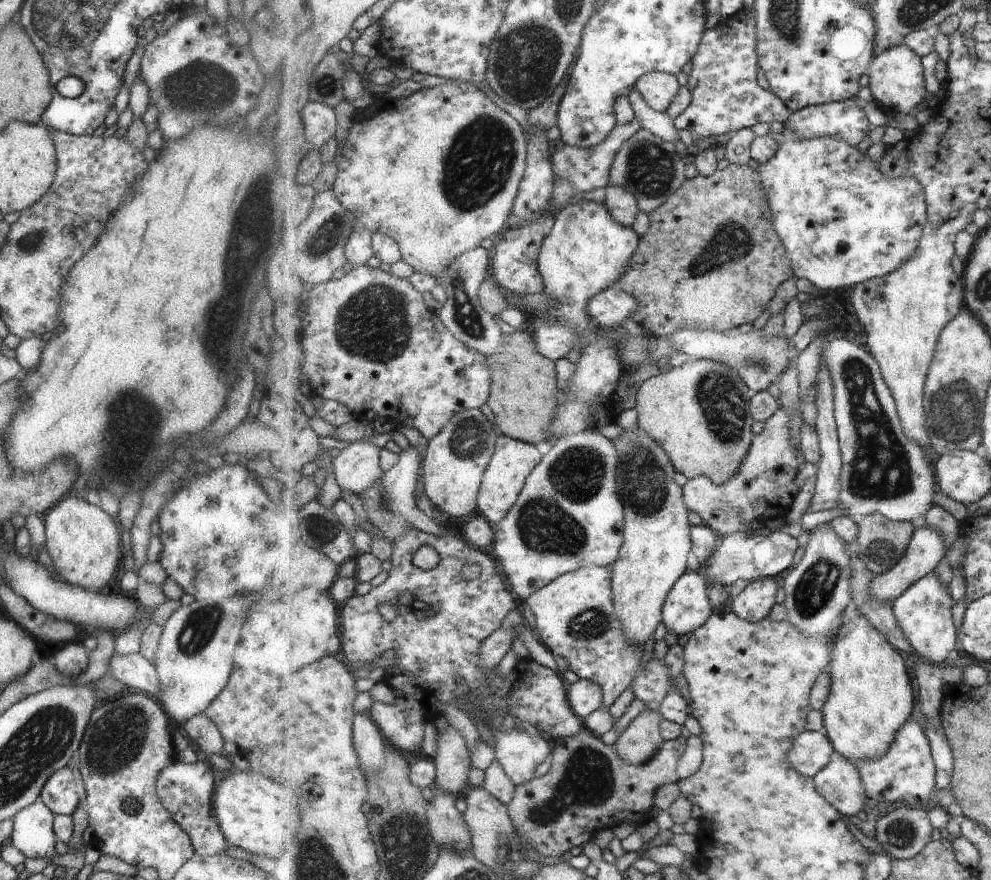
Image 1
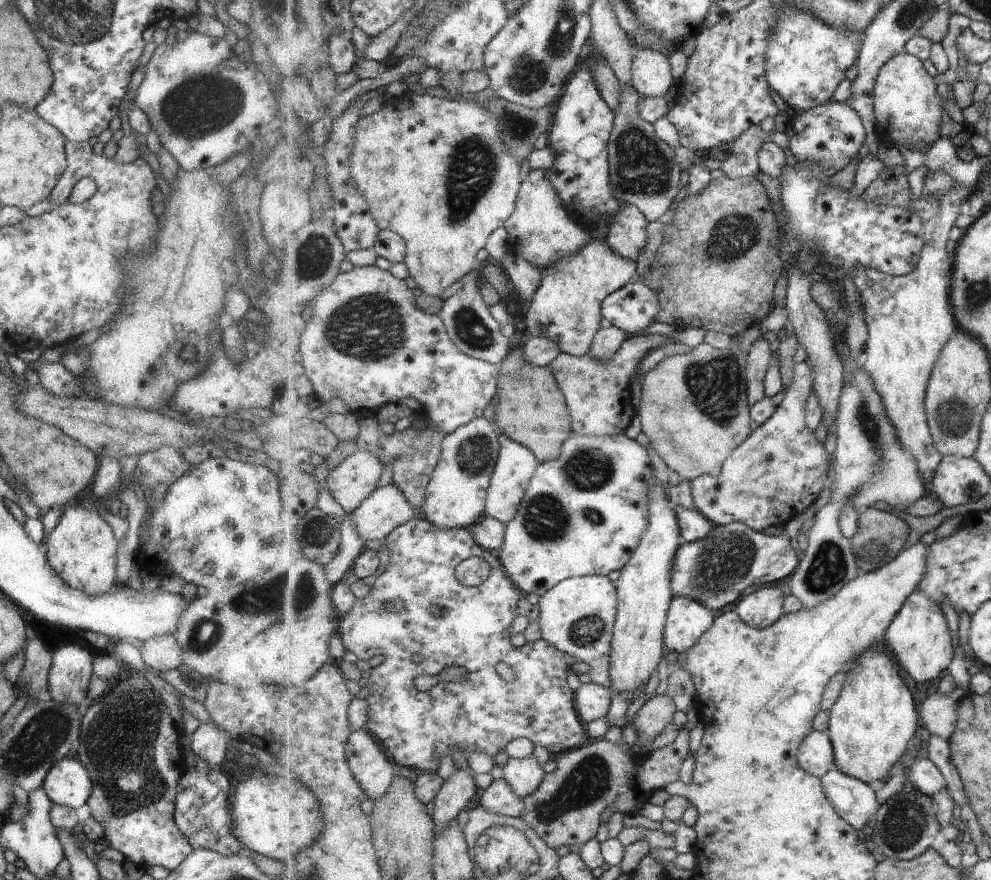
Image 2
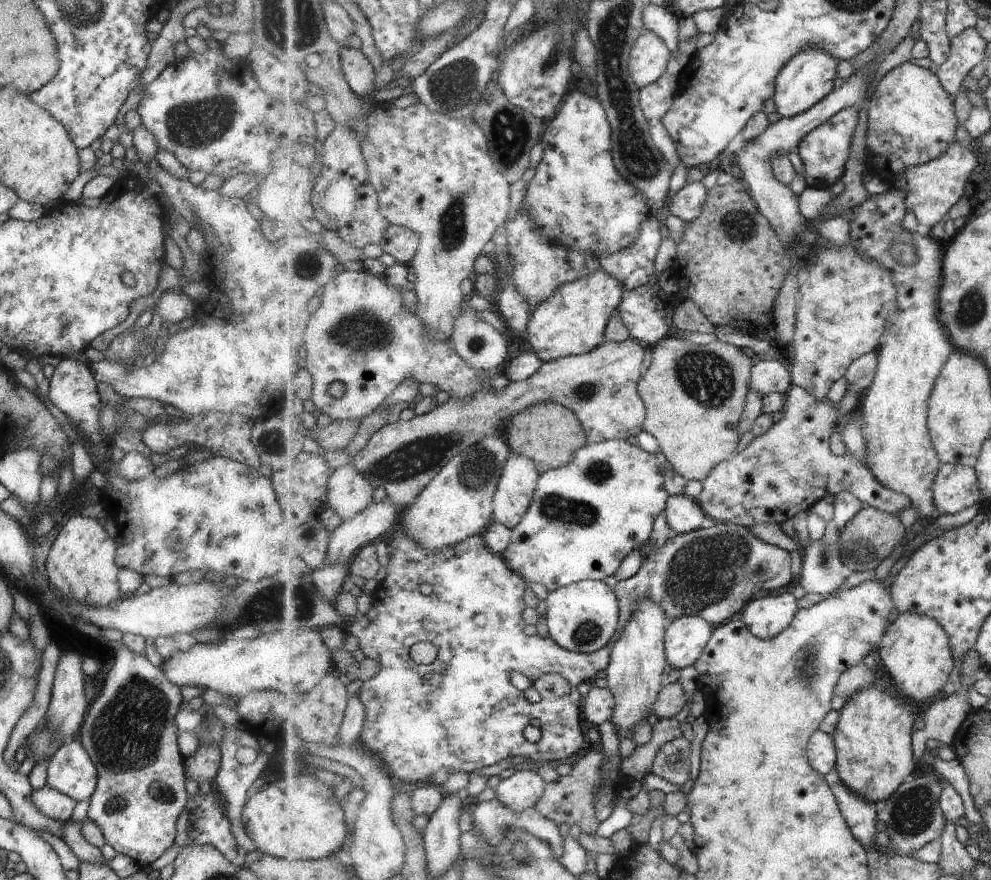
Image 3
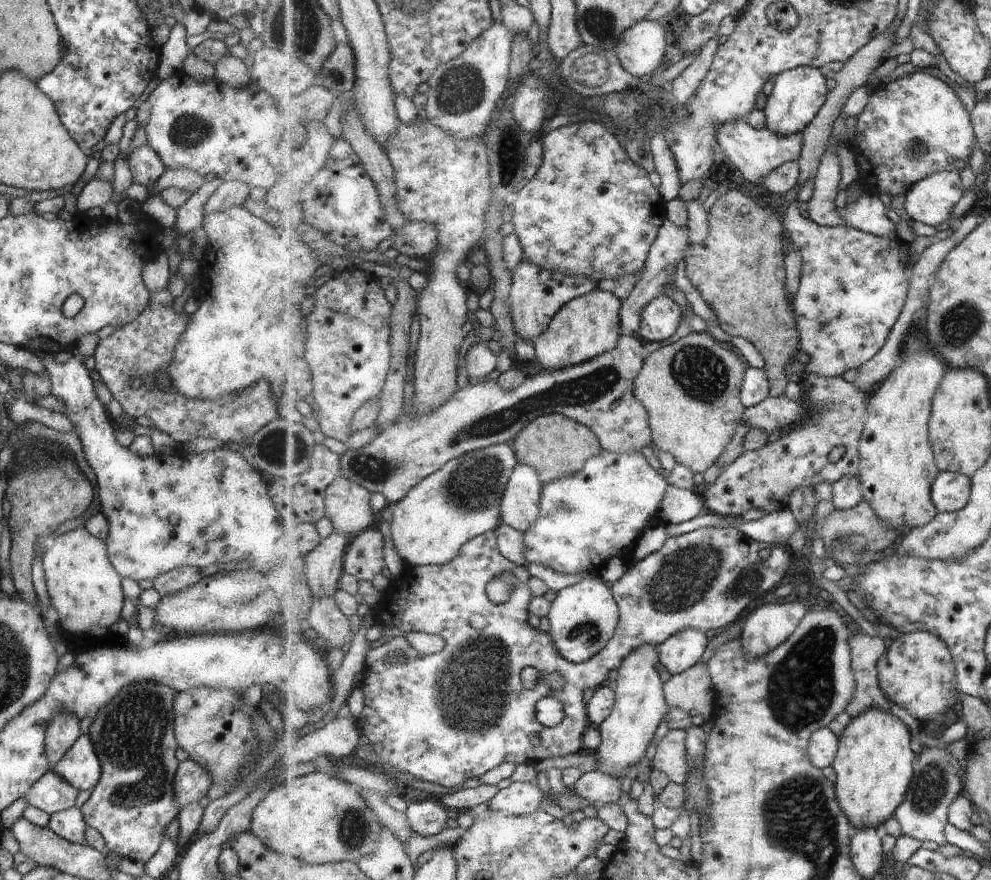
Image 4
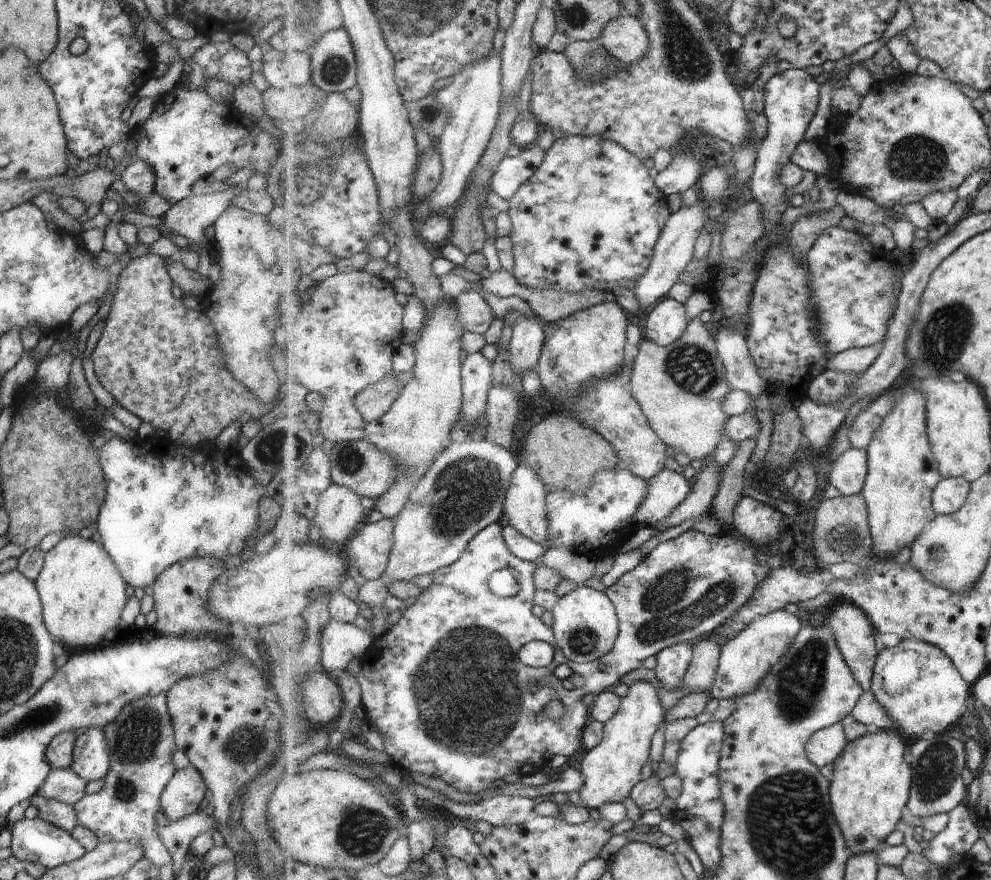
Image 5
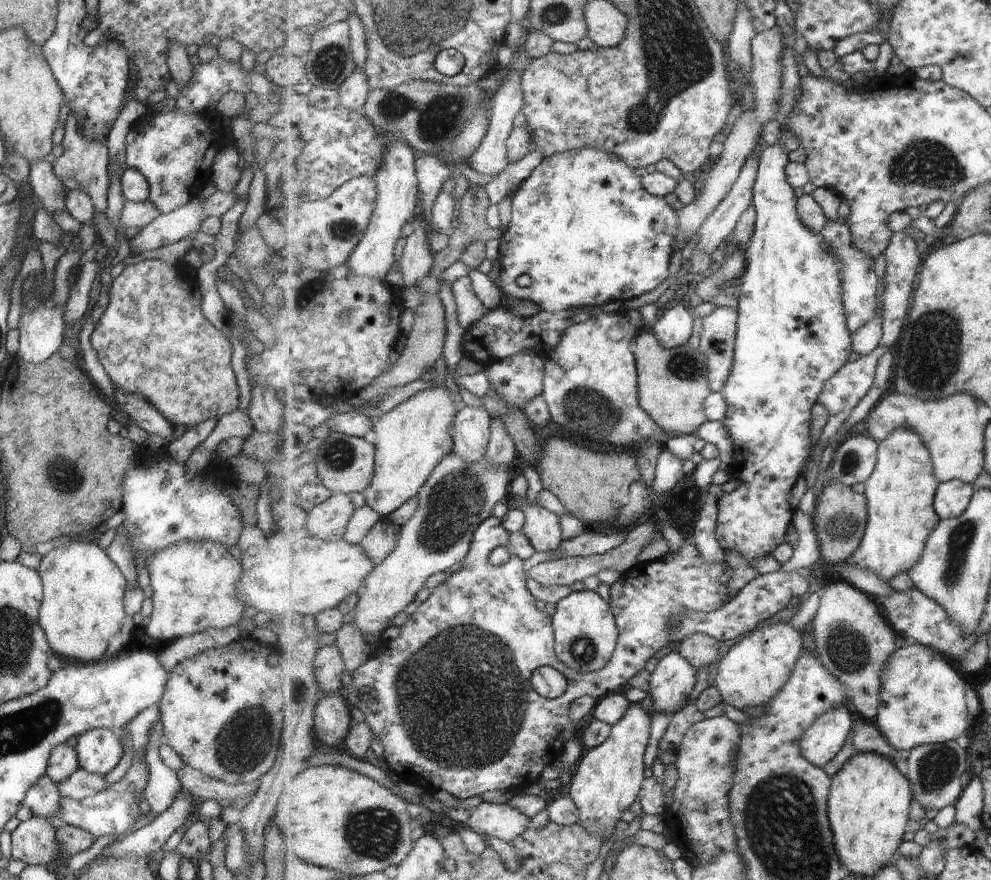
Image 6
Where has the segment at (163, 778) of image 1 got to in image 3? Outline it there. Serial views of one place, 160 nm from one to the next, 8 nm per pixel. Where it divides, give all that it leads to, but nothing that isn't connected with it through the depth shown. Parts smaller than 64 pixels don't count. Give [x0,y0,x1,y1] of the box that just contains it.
[176,790,237,861]

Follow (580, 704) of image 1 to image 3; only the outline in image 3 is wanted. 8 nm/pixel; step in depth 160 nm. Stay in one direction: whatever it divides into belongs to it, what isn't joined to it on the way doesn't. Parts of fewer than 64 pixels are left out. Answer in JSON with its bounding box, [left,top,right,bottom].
[583,686,615,727]

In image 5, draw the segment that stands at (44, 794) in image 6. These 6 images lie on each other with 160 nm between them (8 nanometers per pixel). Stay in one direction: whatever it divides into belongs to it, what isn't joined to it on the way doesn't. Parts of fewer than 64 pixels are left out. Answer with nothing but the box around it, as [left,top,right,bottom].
[28,793,76,832]

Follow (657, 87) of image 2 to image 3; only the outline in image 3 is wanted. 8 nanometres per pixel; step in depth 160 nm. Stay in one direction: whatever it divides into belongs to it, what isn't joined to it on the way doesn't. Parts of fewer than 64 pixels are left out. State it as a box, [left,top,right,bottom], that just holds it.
[629,28,672,88]

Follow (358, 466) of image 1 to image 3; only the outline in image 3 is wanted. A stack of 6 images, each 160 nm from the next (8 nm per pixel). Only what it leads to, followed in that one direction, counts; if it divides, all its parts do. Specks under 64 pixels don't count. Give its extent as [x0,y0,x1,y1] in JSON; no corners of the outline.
[328,464,373,522]

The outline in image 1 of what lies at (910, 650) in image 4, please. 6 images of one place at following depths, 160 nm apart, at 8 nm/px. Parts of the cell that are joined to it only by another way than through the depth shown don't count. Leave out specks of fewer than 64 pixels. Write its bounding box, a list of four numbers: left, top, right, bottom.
[892,573,959,665]

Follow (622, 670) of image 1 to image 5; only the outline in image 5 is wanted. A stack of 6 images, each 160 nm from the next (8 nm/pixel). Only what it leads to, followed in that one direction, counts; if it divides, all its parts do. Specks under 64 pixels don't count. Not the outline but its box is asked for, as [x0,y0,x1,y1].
[552,584,620,663]

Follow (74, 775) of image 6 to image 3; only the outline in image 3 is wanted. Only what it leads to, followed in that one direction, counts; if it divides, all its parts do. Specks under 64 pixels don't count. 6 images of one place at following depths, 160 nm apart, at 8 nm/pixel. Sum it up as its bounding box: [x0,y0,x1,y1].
[28,784,76,823]

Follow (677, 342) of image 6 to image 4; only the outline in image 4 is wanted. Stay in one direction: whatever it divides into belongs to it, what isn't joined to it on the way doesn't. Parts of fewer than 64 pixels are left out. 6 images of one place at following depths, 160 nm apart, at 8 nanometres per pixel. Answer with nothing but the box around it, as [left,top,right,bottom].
[637,295,684,342]

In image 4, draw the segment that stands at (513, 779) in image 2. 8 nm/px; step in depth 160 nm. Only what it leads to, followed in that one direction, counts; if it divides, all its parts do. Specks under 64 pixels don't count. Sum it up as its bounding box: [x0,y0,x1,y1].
[489,782,543,817]

